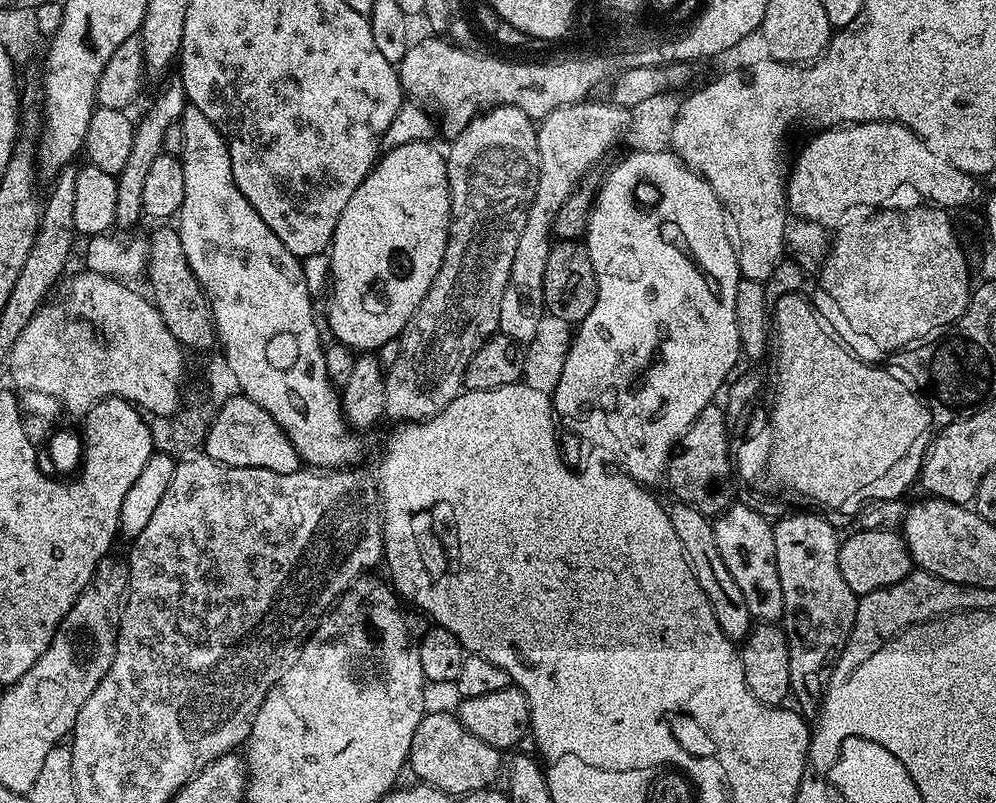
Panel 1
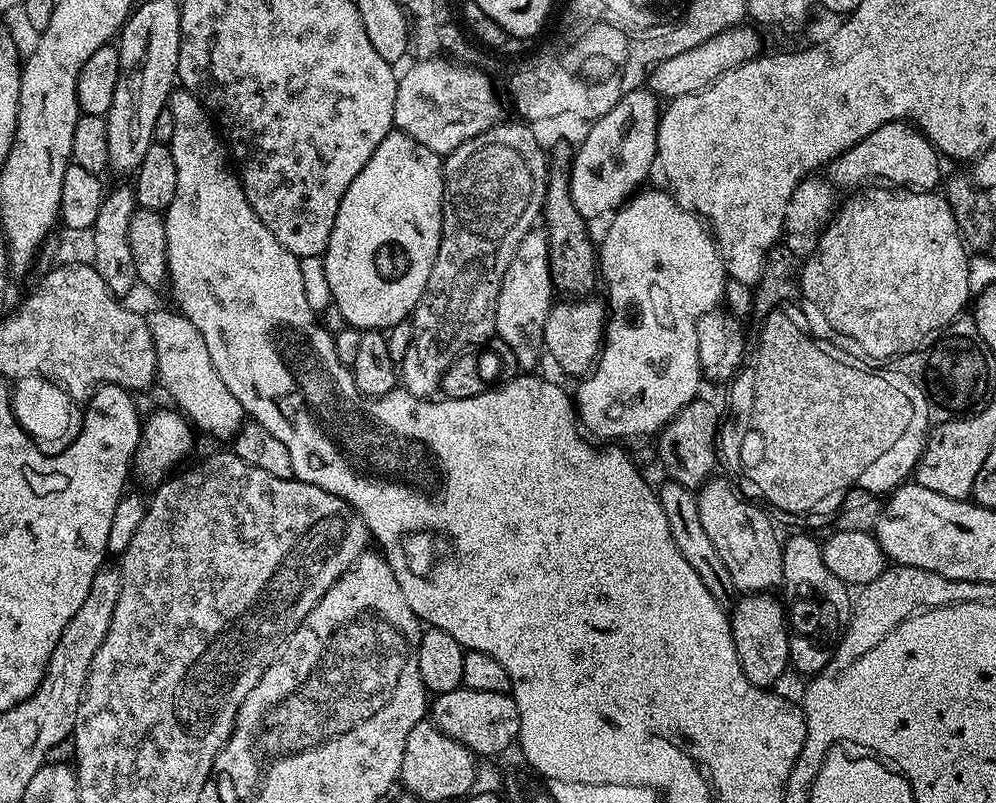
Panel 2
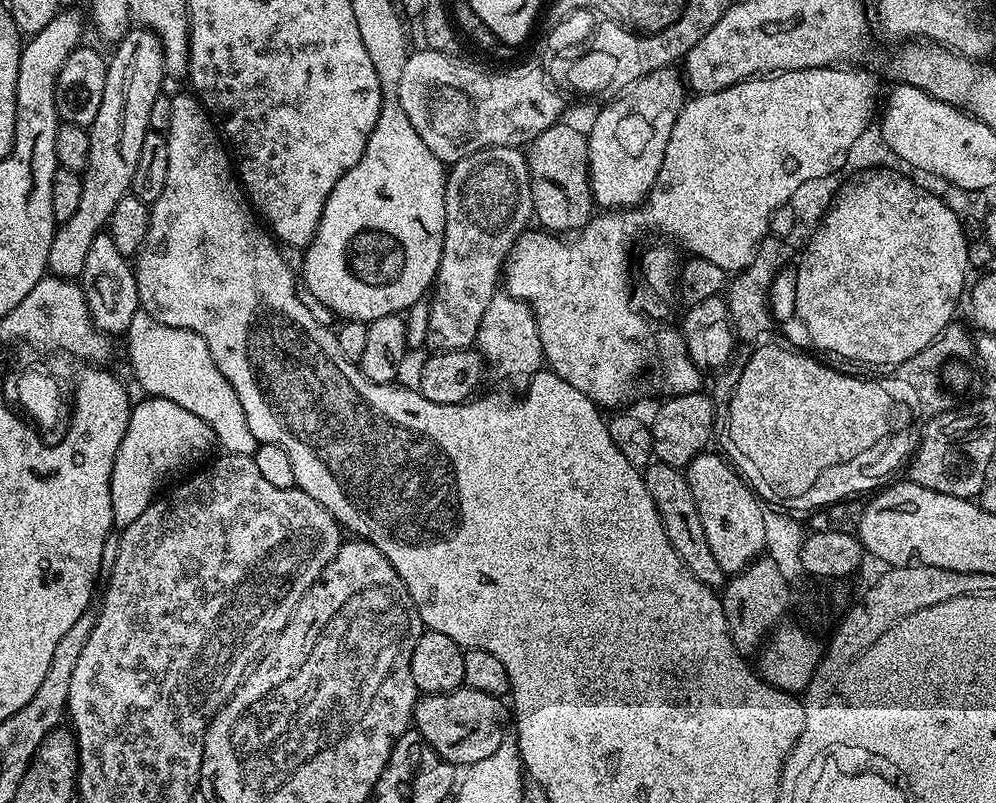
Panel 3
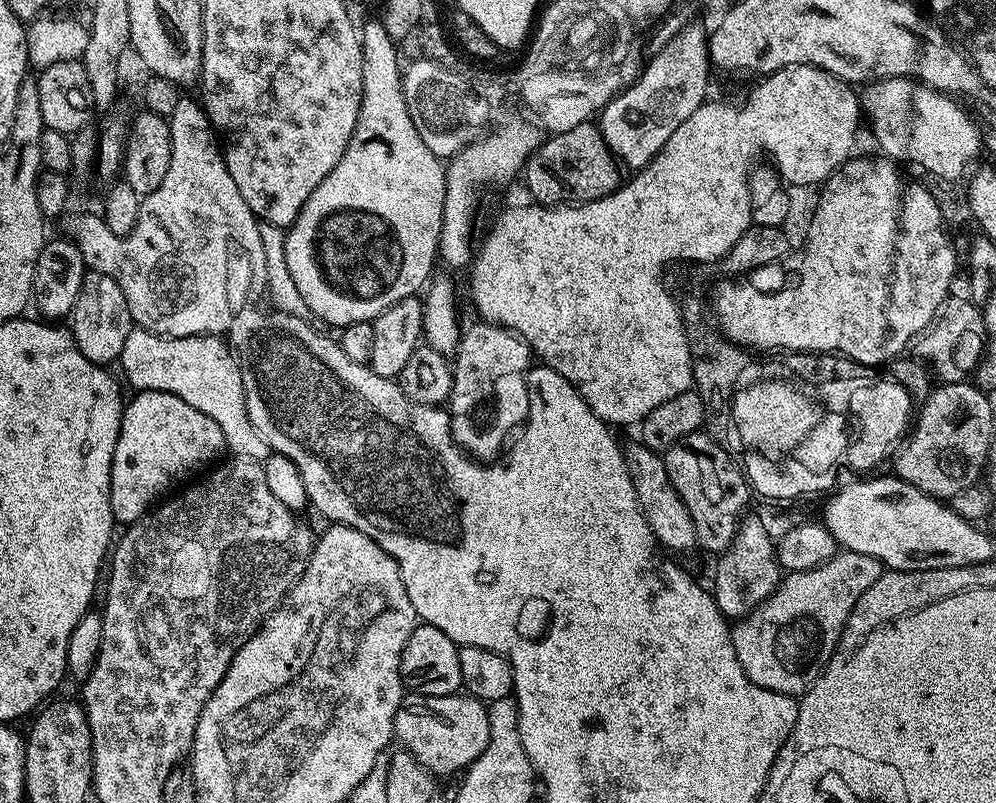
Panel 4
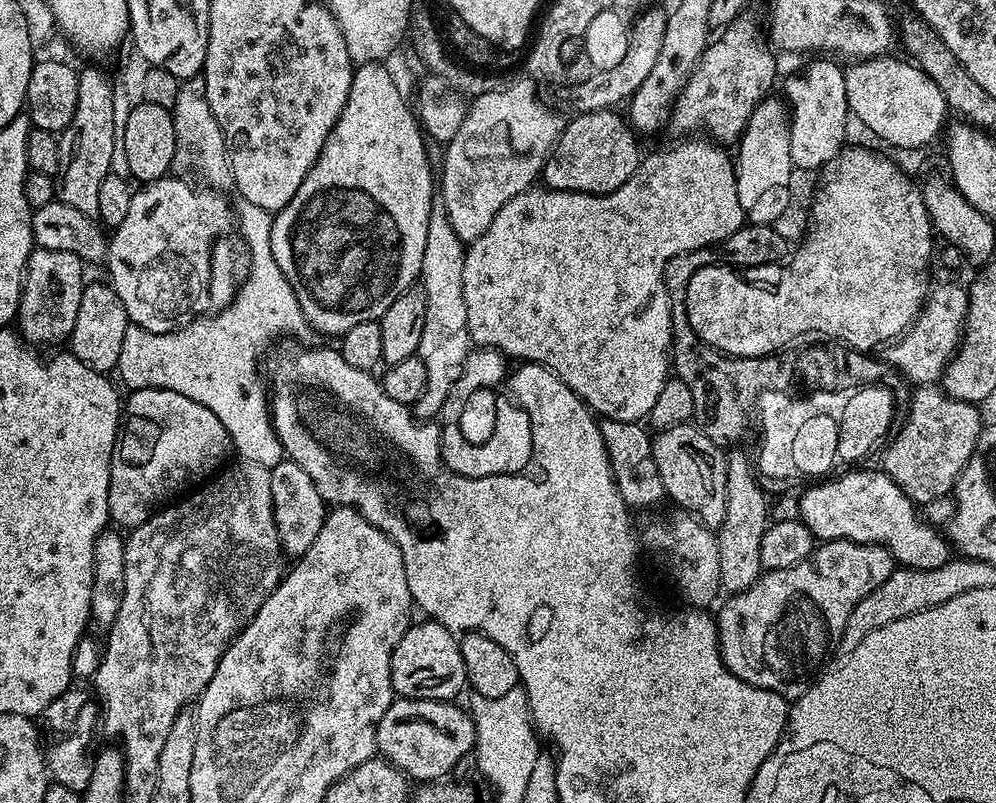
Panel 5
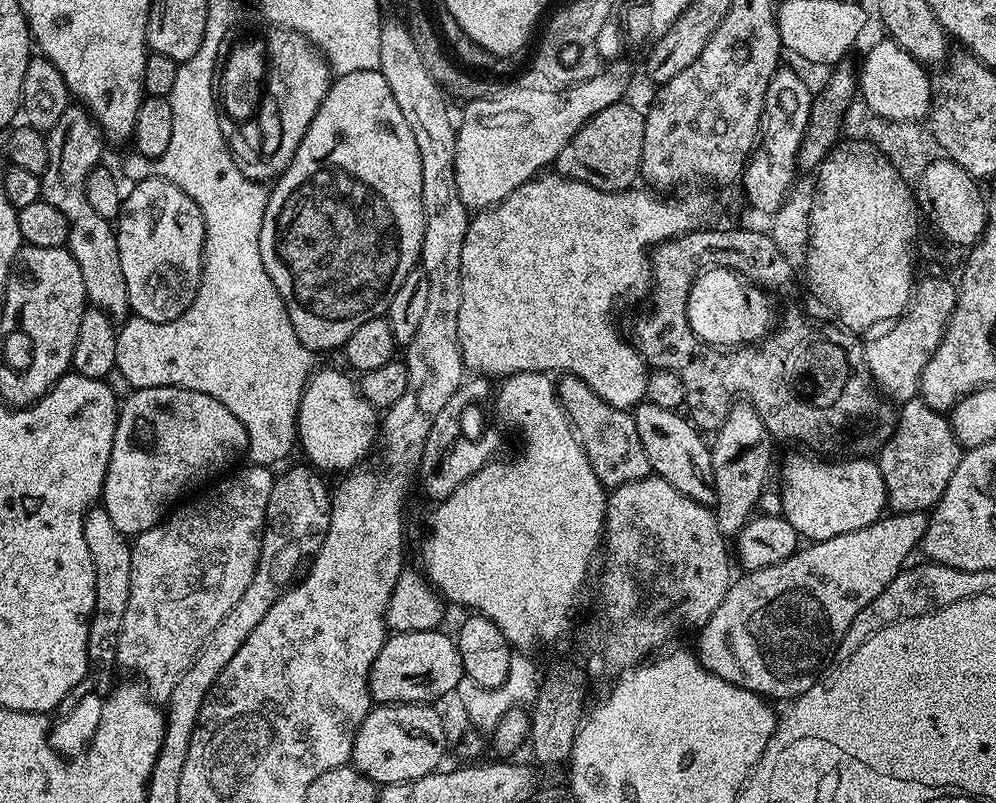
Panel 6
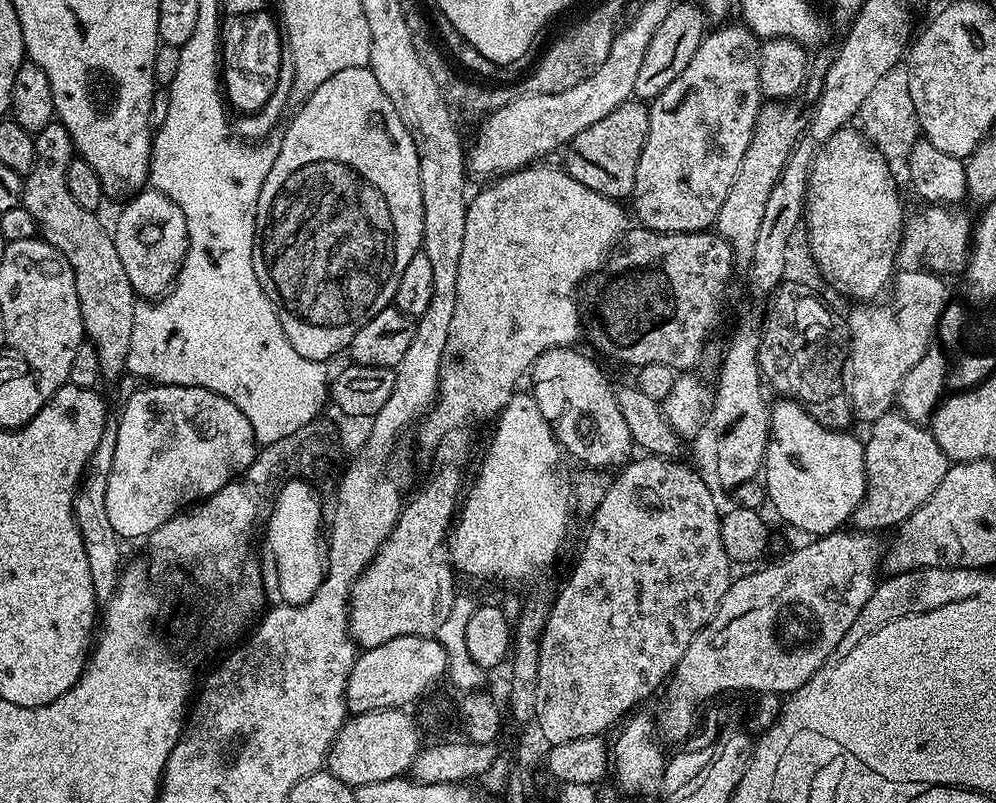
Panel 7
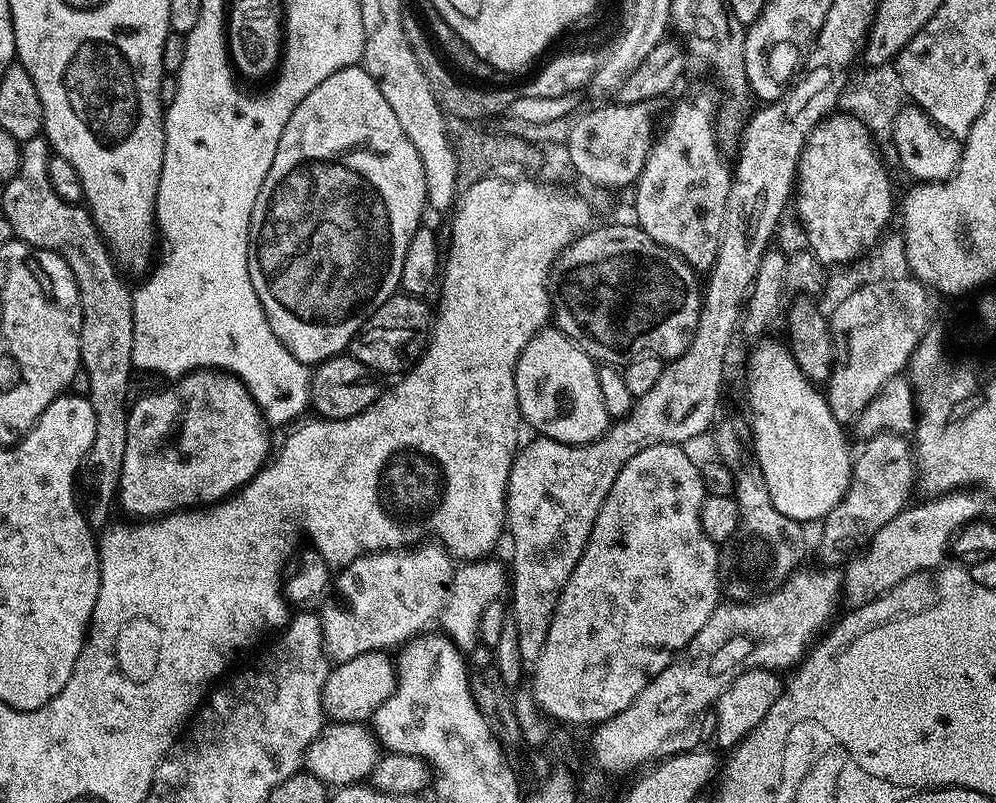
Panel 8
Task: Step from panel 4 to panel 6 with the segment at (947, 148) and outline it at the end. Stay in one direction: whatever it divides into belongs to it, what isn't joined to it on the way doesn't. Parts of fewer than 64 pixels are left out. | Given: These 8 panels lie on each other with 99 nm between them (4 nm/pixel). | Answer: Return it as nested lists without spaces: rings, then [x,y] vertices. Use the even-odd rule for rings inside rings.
[[[890,38],[875,44],[878,60],[870,60],[866,64],[866,72],[857,75],[859,95],[869,107],[873,115],[880,116],[893,123],[913,123],[927,117],[931,111],[932,85],[927,69],[917,62]]]

